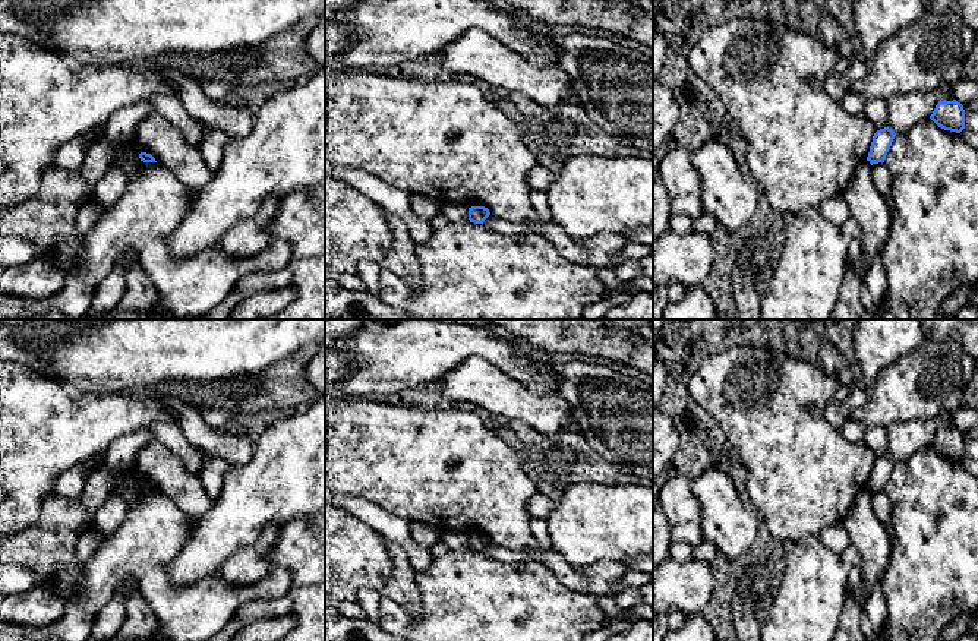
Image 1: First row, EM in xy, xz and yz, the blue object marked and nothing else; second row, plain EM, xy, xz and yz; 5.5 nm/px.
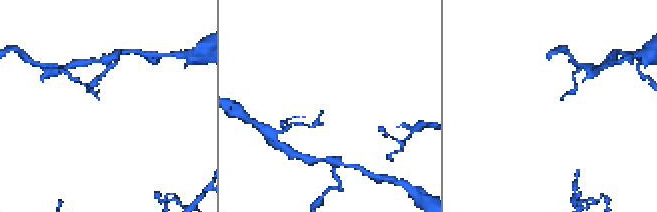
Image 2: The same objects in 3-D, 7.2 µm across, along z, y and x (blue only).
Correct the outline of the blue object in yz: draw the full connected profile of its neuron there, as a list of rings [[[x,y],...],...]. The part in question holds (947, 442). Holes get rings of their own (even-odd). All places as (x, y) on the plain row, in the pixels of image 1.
[[[956,427],[940,429],[930,446],[944,458],[960,461],[965,457],[965,438]]]

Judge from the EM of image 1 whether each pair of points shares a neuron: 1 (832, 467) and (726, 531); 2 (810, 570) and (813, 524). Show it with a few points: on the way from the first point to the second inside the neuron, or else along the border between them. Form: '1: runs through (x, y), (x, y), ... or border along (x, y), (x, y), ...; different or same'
1: border along (759, 517), (762, 523); different
2: border along (817, 536), (805, 536), (795, 543); different

